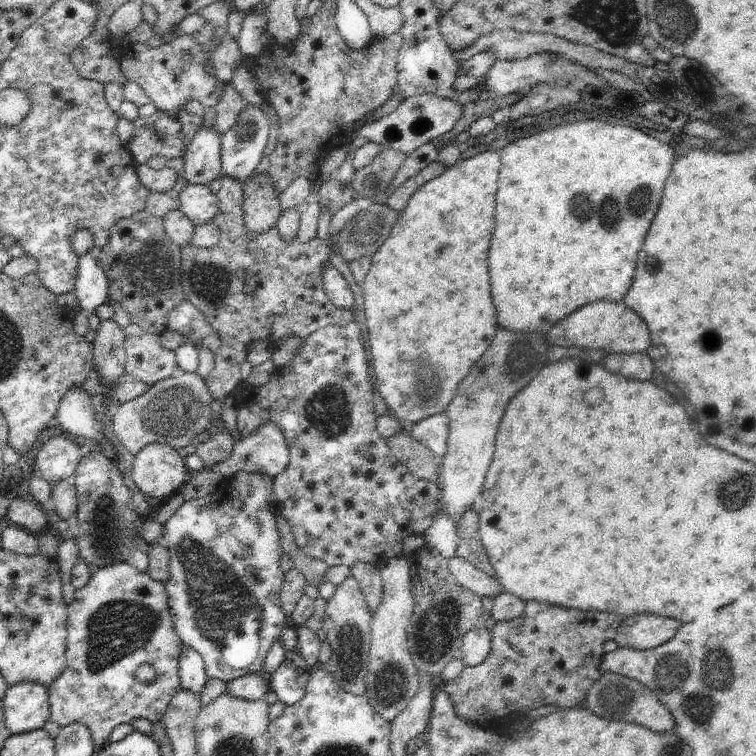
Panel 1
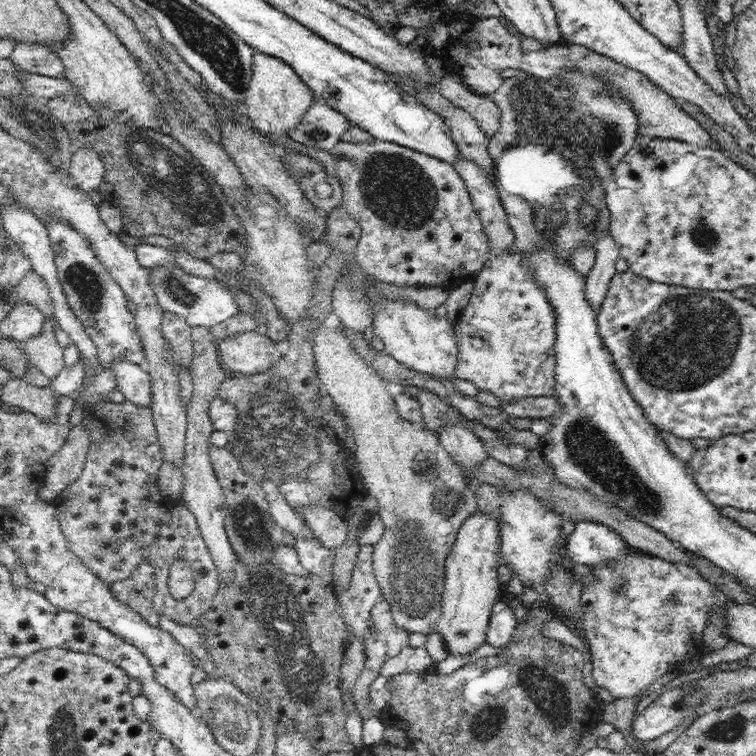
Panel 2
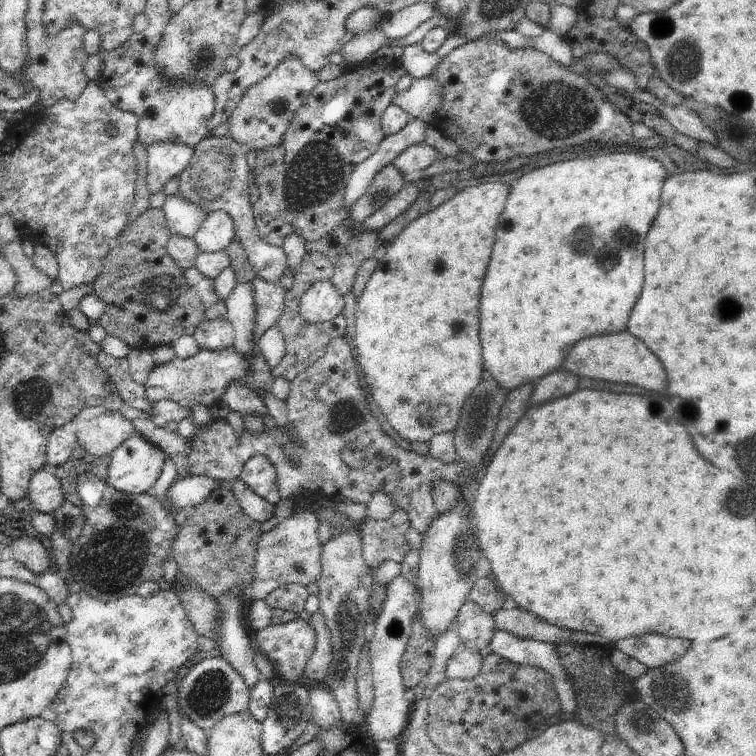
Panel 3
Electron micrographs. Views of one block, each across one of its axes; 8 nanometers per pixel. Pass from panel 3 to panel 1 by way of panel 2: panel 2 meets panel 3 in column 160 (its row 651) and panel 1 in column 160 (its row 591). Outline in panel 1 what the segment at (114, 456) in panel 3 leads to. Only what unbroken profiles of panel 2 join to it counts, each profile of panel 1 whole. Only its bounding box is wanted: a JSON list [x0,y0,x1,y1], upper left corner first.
[131,443,189,502]

